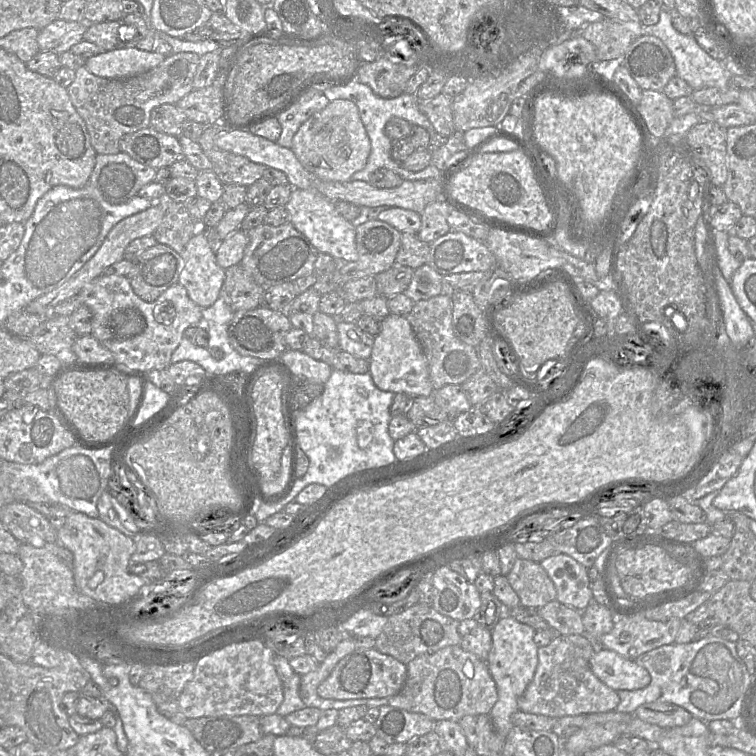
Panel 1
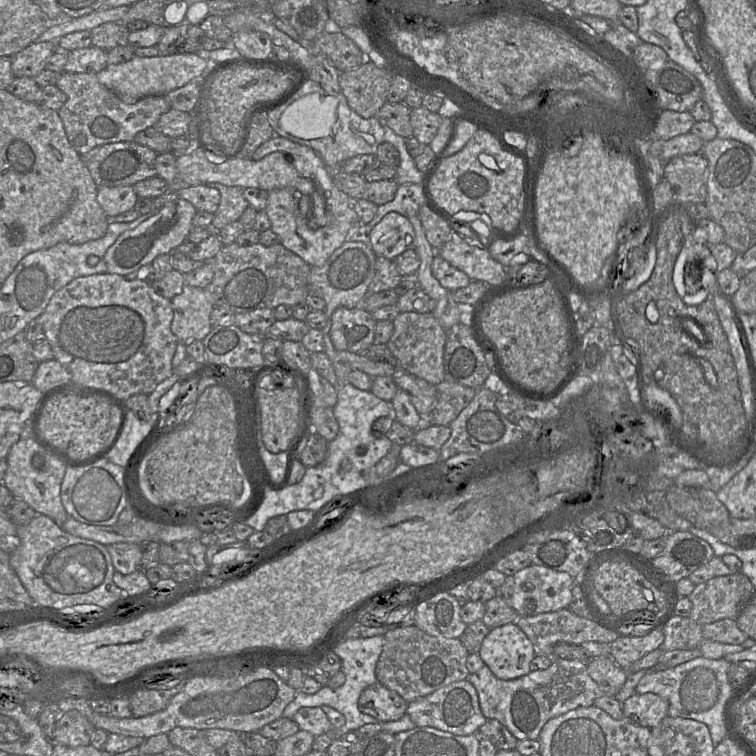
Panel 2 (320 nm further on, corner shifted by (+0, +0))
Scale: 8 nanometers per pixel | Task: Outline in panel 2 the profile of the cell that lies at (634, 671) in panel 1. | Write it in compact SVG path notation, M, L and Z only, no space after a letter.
M634 693L622 703L624 719L647 728L654 728L668 716L669 703L657 694Z

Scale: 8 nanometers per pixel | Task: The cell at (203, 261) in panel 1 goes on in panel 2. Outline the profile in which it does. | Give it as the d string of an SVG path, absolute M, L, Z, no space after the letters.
M184 285L183 291L172 300L173 320L171 330L179 340L179 343L190 343L194 340L203 340L211 331L210 314L214 308L210 301L210 293L198 287Z

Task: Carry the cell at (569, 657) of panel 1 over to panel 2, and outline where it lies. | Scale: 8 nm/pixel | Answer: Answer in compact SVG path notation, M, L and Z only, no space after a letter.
M555 658L547 669L531 671L525 676L512 680L497 678L488 666L484 665L478 672L469 674L467 680L477 691L480 709L486 719L498 720L518 740L538 739L541 729L549 719L578 707L592 706L597 698L605 695L596 682L589 676L587 663L561 658Z

